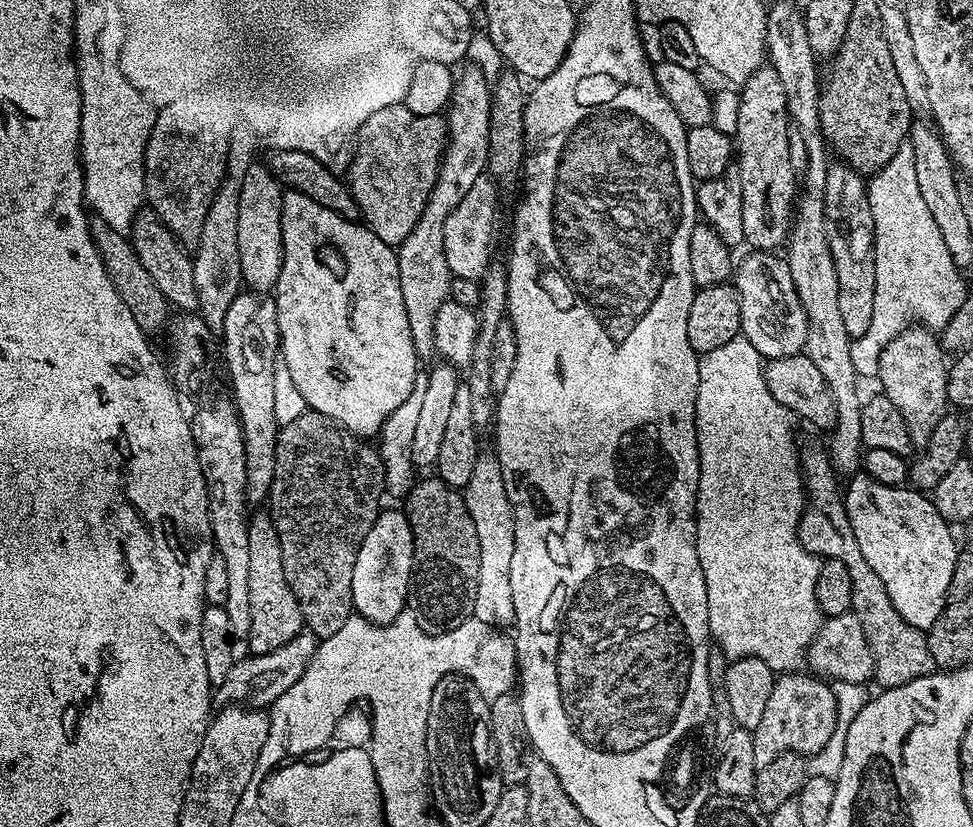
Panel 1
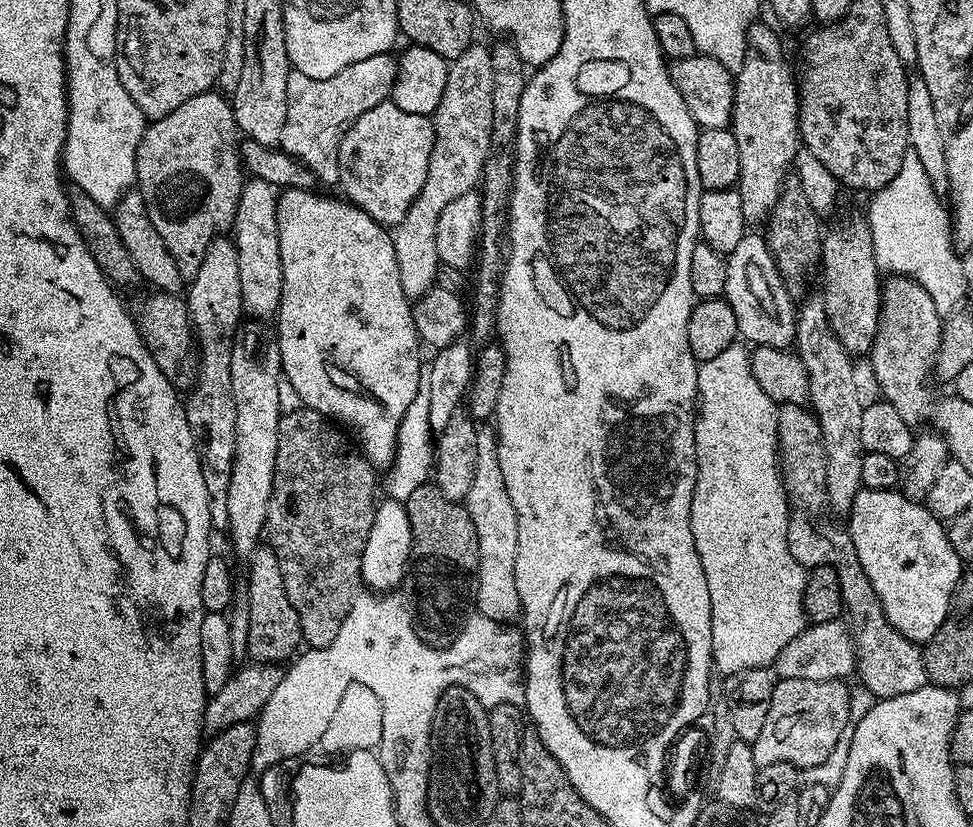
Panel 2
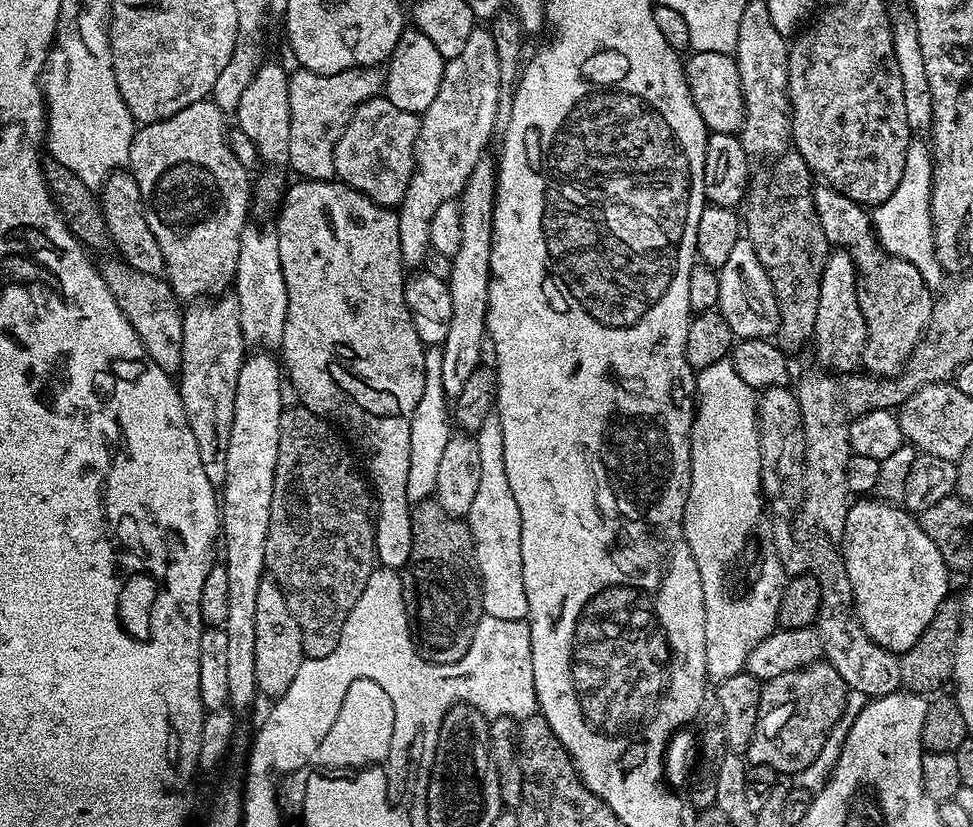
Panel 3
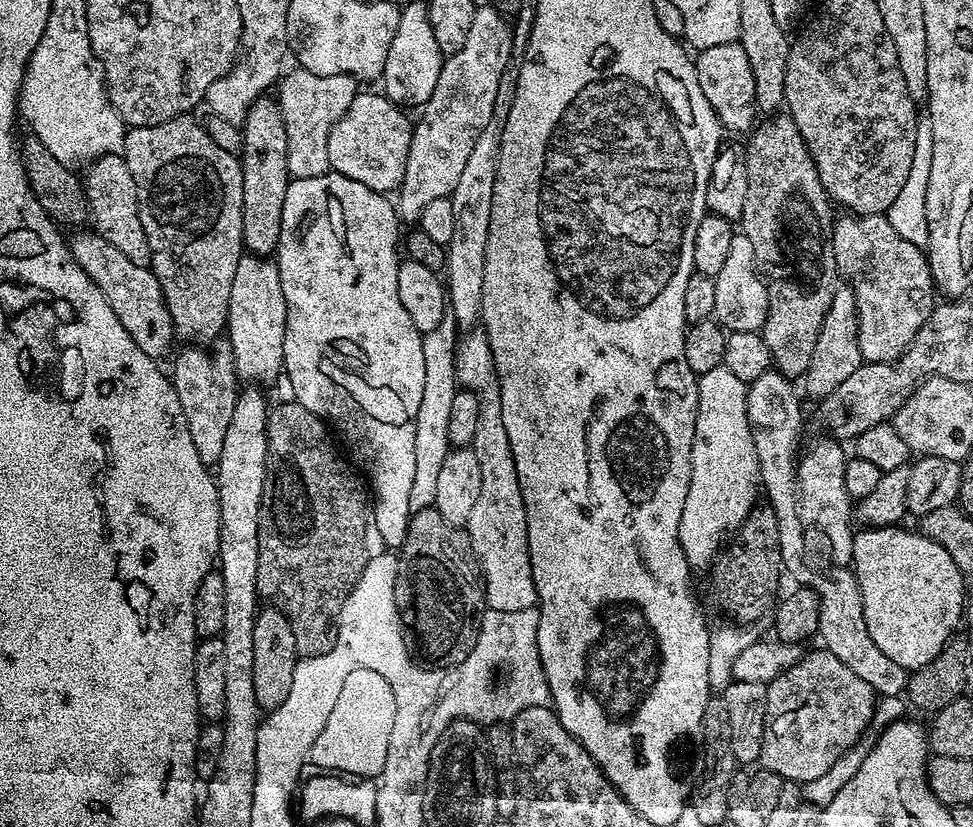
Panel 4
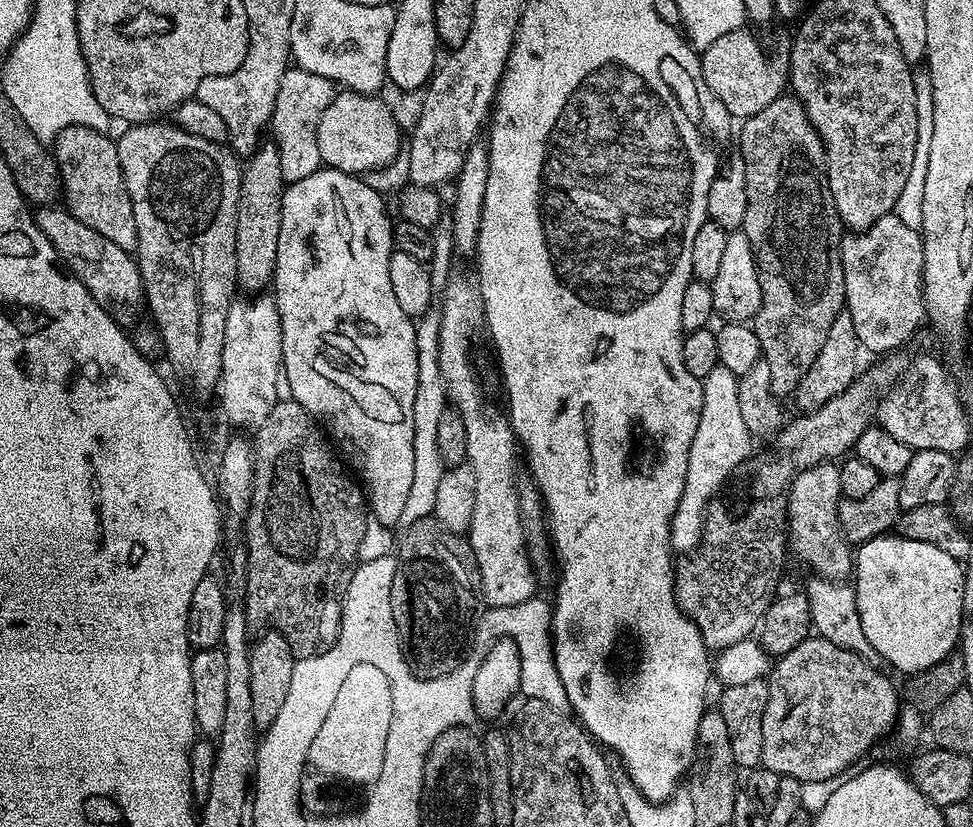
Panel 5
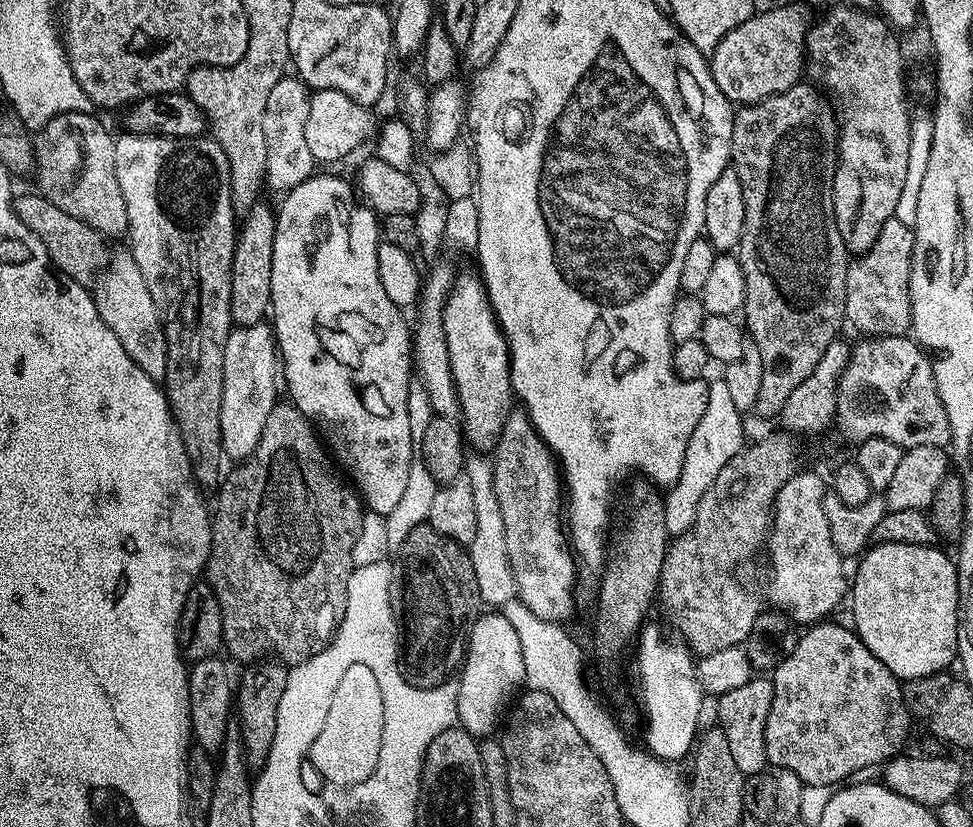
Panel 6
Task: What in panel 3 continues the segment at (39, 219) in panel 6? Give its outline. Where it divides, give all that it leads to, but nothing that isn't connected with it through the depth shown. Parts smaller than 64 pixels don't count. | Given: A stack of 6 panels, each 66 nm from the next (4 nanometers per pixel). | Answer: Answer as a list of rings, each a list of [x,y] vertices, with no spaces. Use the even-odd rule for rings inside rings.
[[[119,258],[101,263],[99,270],[110,294],[114,294],[114,302],[118,302],[118,310],[122,310],[122,314],[126,314],[126,322],[134,326],[134,334],[138,334],[146,354],[150,354],[150,358],[154,358],[162,370],[170,374],[179,373],[184,313],[181,301],[177,300],[167,279],[164,276],[142,274],[142,270],[134,270],[134,266]]]

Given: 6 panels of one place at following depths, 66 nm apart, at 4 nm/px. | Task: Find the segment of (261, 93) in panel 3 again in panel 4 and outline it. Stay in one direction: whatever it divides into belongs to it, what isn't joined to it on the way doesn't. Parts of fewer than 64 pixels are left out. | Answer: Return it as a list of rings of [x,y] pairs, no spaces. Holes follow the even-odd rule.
[[[265,94],[255,100],[246,114],[242,131],[244,151],[240,160],[242,174],[242,238],[244,247],[253,256],[271,257],[282,234],[282,202],[286,202],[289,175],[286,162],[286,122],[282,122],[282,110],[271,95]]]

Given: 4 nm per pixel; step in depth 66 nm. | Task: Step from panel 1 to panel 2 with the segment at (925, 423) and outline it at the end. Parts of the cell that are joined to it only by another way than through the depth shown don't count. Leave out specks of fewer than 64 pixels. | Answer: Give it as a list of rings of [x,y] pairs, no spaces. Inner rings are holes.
[[[889,275],[882,284],[880,298],[880,325],[878,334],[872,343],[870,359],[872,359],[872,376],[880,383],[883,399],[898,410],[902,422],[919,426],[924,419],[929,419],[930,409],[933,407],[932,392],[927,388],[928,376],[933,375],[936,362],[936,352],[940,348],[940,334],[942,331],[942,313],[934,306],[934,300],[926,290],[909,276]]]

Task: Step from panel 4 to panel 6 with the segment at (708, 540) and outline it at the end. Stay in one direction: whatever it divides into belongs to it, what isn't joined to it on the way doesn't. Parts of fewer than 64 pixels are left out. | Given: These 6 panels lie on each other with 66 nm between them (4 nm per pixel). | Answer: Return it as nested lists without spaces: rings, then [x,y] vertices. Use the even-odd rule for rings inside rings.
[[[723,378],[713,379],[708,386],[708,397],[706,398],[706,414],[698,418],[698,426],[694,426],[694,434],[690,434],[690,444],[686,446],[686,456],[682,462],[682,474],[667,489],[663,497],[664,517],[666,518],[666,530],[669,537],[680,536],[690,526],[696,517],[698,502],[702,502],[702,494],[710,490],[710,482],[718,478],[722,466],[734,458],[746,443],[744,437],[744,424],[742,414],[738,406],[734,406],[730,398],[729,387]]]

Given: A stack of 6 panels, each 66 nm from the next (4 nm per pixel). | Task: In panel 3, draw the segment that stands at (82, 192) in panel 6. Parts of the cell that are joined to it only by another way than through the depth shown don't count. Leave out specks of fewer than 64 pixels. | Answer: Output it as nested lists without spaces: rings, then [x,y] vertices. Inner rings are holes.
[[[114,170],[108,175],[108,181],[99,189],[102,214],[106,218],[108,237],[112,240],[119,259],[125,260],[134,270],[142,270],[142,274],[154,274],[164,276],[164,259],[158,242],[154,239],[154,233],[144,217],[144,203],[140,187],[131,171]]]

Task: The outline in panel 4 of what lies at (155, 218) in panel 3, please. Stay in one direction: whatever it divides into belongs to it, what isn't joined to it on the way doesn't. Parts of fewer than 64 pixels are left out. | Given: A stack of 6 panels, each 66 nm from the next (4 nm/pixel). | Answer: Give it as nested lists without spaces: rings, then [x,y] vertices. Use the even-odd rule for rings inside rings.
[[[185,114],[170,118],[170,122],[158,122],[158,126],[142,126],[141,128],[128,128],[124,134],[124,151],[122,153],[126,166],[130,166],[130,174],[134,174],[134,186],[138,190],[138,210],[142,218],[142,230],[146,230],[146,242],[150,242],[152,259],[150,267],[152,273],[158,278],[162,286],[162,294],[166,306],[170,310],[172,327],[175,335],[181,341],[192,346],[208,346],[217,339],[215,334],[202,334],[200,338],[191,338],[198,334],[202,328],[210,326],[210,318],[214,318],[214,310],[218,310],[218,326],[226,326],[228,322],[228,307],[230,306],[230,286],[234,286],[234,270],[238,270],[240,257],[245,255],[244,239],[242,238],[242,174],[240,160],[234,153],[226,153],[210,138],[205,125],[195,120],[195,115]]]

